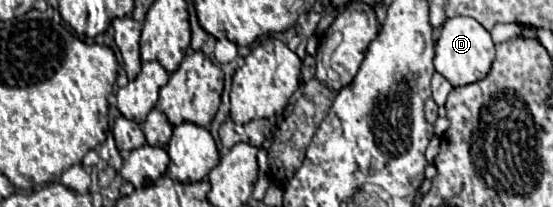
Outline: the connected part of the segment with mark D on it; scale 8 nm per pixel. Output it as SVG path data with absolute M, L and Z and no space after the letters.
M456 16L444 22L442 34L436 42L436 56L434 56L434 68L440 72L454 88L464 84L474 84L476 80L482 80L488 76L492 68L492 60L496 56L494 42L490 38L490 32L484 30L474 18L468 16Z

